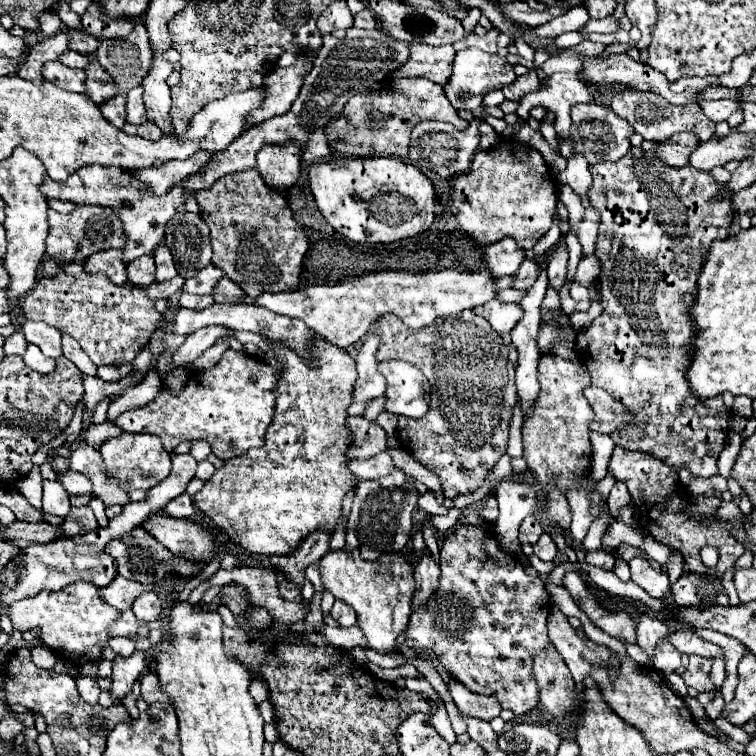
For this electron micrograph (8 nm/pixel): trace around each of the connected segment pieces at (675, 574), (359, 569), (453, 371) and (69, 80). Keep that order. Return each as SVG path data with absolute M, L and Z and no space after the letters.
M674 550L670 554L670 558L666 562L666 572L670 576L670 582L676 582L682 576L682 572L684 572L684 556L678 550Z
M342 548L328 552L320 560L324 588L356 610L358 626L368 640L368 648L386 656L404 656L394 644L400 632L406 630L410 618L412 592L416 590L412 584L412 572L414 566L400 554L384 554L376 562L366 562L358 552L346 554Z
M464 310L458 316L446 316L420 330L406 328L398 316L382 316L376 322L376 334L382 336L382 344L376 354L380 362L382 360L410 362L424 372L424 376L432 386L432 400L428 414L424 414L418 420L398 416L396 434L400 446L406 448L408 444L408 450L420 456L420 462L442 480L446 498L478 490L486 480L488 472L506 452L512 406L518 400L514 384L514 366L508 360L508 348L502 342L500 334L492 330L492 326L484 318L476 316L472 310Z
M56 60L56 62L48 62L44 66L42 74L48 82L58 84L58 88L80 92L80 94L86 92L86 88L84 88L84 70L72 70L72 68L68 68L68 66L64 66L62 62Z

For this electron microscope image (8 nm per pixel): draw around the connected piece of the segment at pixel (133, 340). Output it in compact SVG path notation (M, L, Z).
M60 272L52 278L40 278L26 294L22 312L28 320L42 320L60 332L74 336L96 366L120 366L132 362L164 318L144 288L136 288L136 284L128 282L112 284L102 272Z

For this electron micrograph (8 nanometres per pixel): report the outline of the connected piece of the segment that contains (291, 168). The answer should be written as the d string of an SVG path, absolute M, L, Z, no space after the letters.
M294 142L284 146L264 146L258 152L256 168L268 188L286 192L300 176L300 146Z

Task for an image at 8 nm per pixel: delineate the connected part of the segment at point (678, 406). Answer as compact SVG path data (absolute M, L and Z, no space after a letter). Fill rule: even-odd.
M634 146L628 156L618 162L600 162L590 166L594 178L588 198L592 208L600 214L600 228L596 240L596 258L600 260L600 304L602 314L576 338L576 350L582 364L592 376L592 384L604 388L618 402L622 402L636 418L636 426L612 434L612 440L628 450L642 450L670 468L690 470L700 478L718 474L718 454L728 436L730 410L722 396L712 400L696 400L692 388L684 380L684 372L692 362L692 340L696 326L692 324L692 304L696 302L698 276L704 258L708 258L710 244L730 236L730 224L736 216L732 198L722 196L726 184L716 182L710 172L696 172L692 166L668 168L660 164L652 152Z

